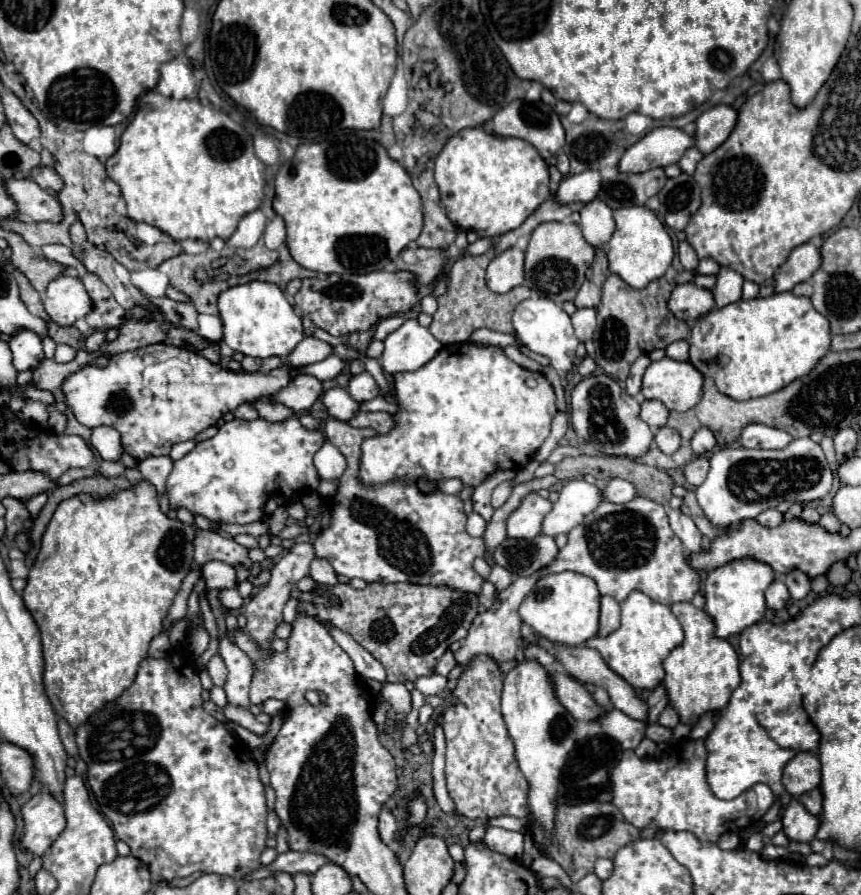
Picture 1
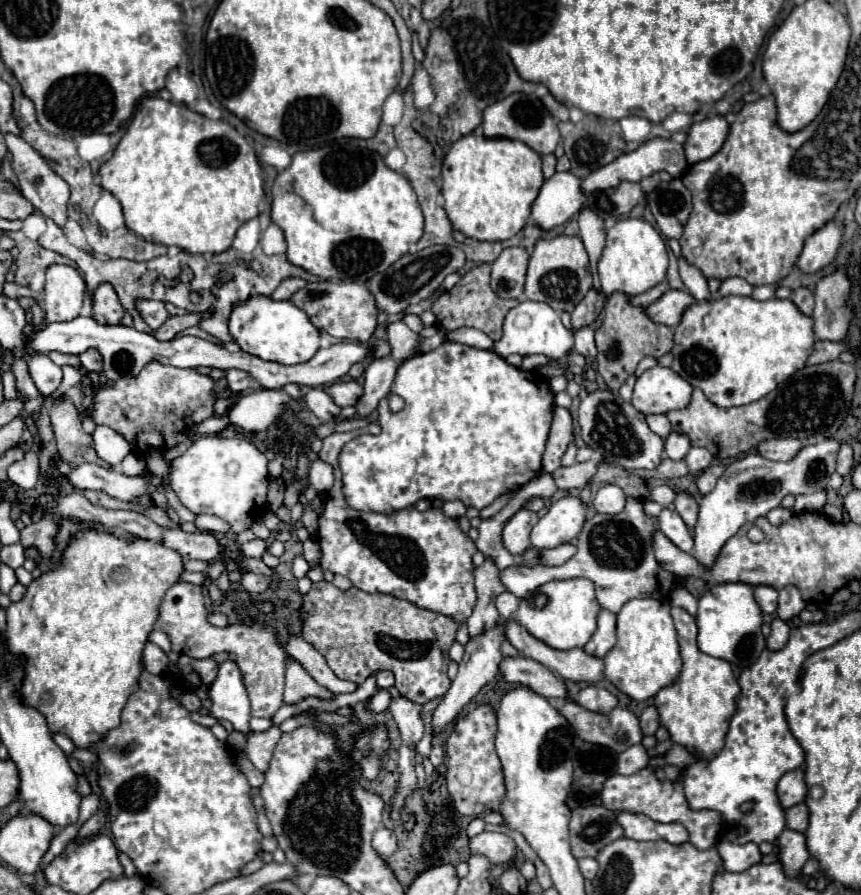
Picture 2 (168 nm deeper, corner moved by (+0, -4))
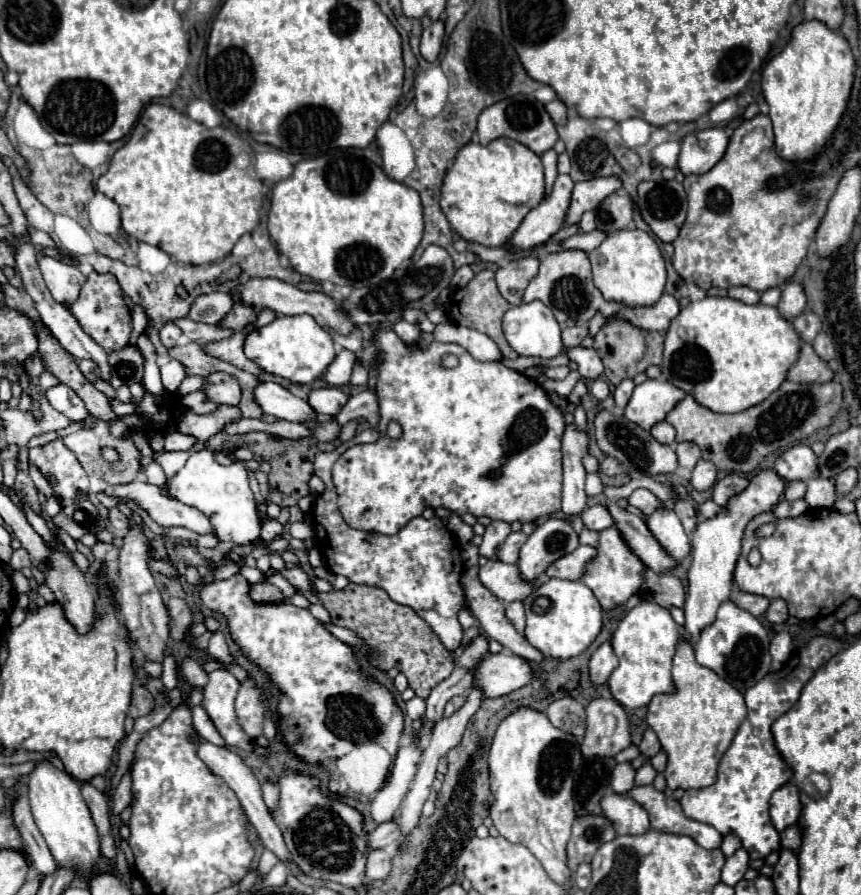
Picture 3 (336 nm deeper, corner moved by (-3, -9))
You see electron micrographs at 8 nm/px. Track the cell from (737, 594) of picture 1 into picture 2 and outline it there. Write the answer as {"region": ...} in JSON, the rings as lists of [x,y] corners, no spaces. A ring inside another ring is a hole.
{"region":[[[722,583],[710,587],[698,603],[698,649],[710,657],[728,661],[734,667],[750,667],[766,649],[766,639],[760,631],[762,611],[752,595],[754,587],[746,583]]]}

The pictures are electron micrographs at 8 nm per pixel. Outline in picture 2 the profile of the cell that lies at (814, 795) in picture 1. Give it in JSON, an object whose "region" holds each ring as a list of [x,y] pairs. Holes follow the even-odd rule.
{"region":[[[804,803],[786,809],[786,827],[798,833],[804,833],[808,827],[808,807]]]}

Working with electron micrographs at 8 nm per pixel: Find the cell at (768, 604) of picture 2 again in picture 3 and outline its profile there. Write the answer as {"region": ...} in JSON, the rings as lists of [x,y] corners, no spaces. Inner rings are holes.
{"region":[[[733,592],[731,594],[731,600],[739,606],[739,608],[745,608],[747,612],[751,612],[753,616],[757,618],[763,618],[771,600],[765,598],[765,596],[757,596],[757,594],[747,594],[747,592]]]}

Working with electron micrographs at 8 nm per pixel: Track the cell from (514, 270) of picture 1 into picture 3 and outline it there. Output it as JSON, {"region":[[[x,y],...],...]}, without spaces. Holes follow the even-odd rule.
{"region":[[[525,256],[521,260],[509,260],[501,264],[495,272],[495,280],[501,296],[509,304],[521,304],[523,292],[529,280],[537,274],[537,268],[539,268],[539,260],[533,256]]]}

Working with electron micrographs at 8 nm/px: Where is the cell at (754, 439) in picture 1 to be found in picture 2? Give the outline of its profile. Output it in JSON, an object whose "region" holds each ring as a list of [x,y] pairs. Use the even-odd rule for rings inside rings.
{"region":[[[770,439],[758,445],[758,453],[770,461],[790,461],[802,449],[800,439]]]}

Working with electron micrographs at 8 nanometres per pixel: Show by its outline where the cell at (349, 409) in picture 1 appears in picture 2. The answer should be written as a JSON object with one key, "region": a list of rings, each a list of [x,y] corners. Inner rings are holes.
{"region":[[[316,387],[316,389],[310,389],[304,397],[302,397],[304,405],[320,419],[320,421],[330,421],[330,417],[336,417],[340,413],[340,407],[330,399],[330,395]]]}

